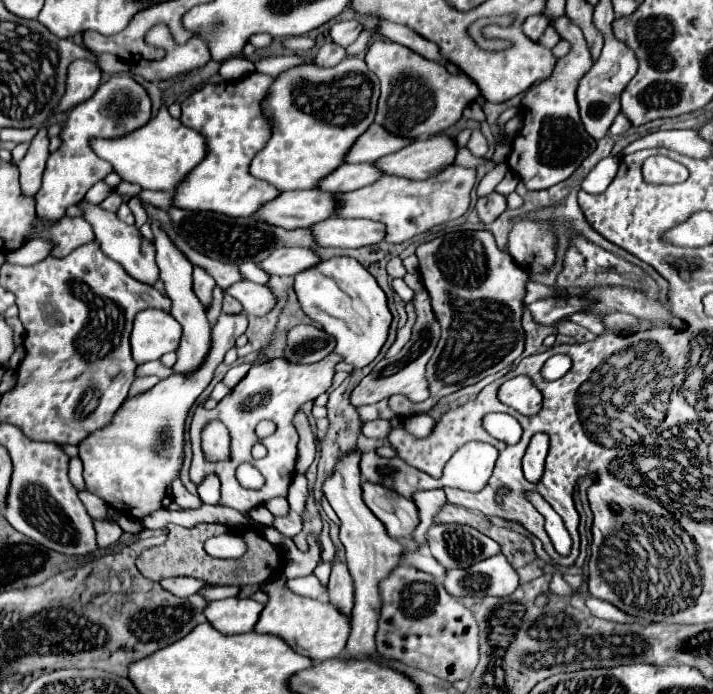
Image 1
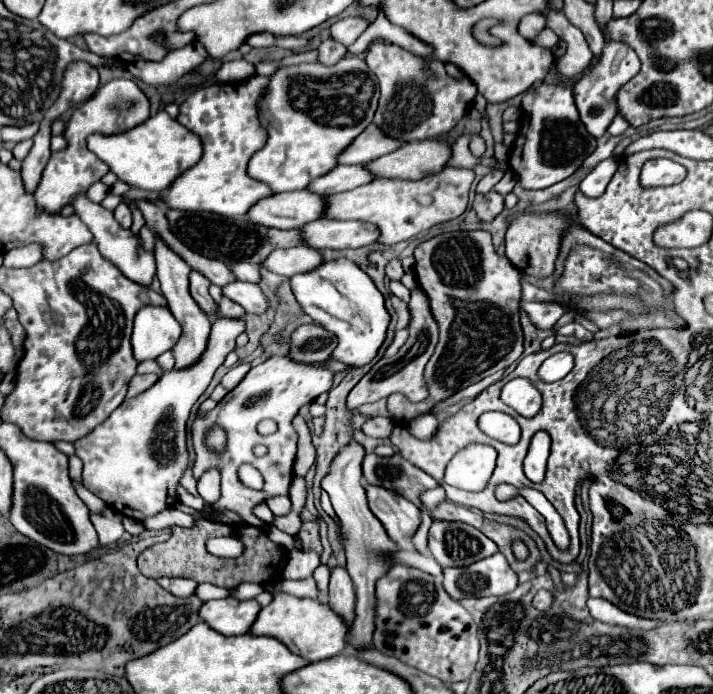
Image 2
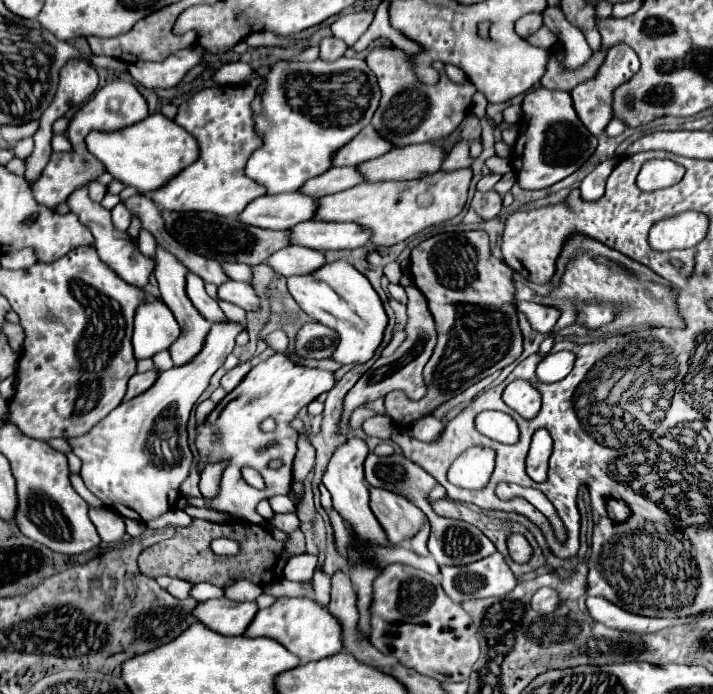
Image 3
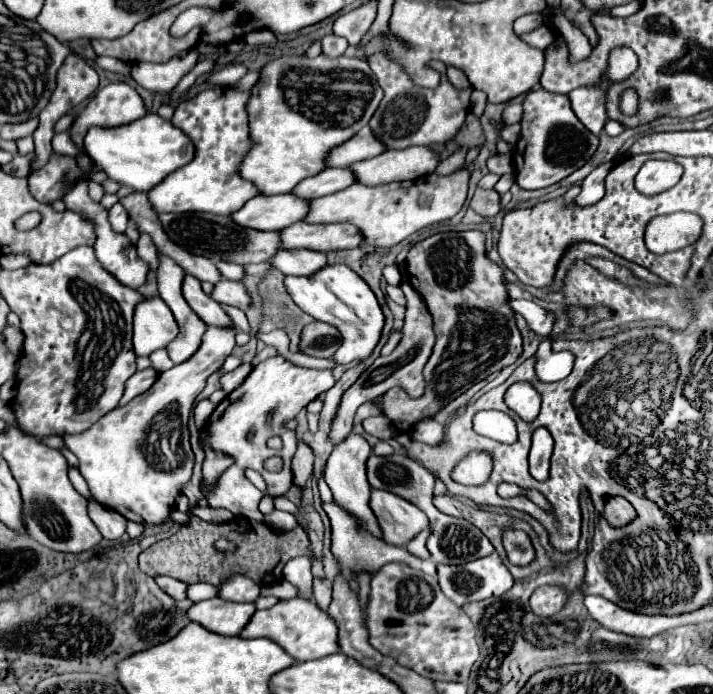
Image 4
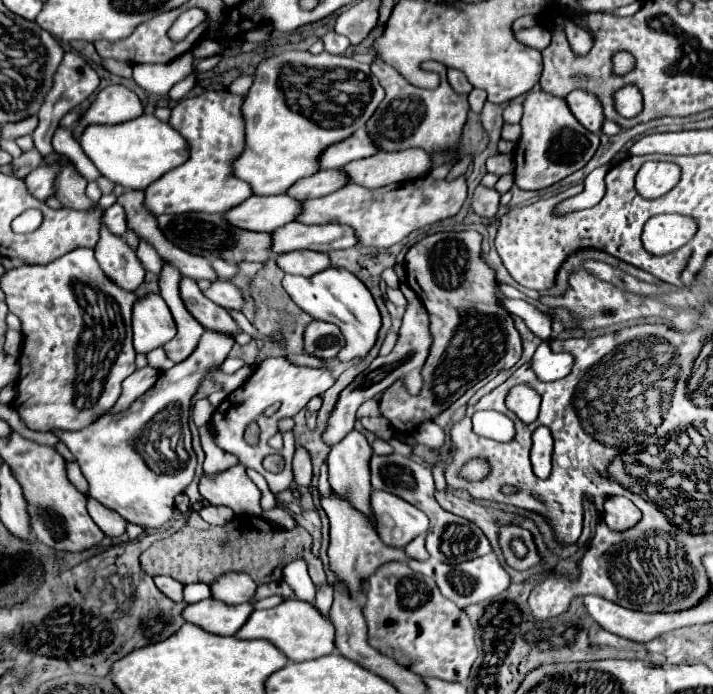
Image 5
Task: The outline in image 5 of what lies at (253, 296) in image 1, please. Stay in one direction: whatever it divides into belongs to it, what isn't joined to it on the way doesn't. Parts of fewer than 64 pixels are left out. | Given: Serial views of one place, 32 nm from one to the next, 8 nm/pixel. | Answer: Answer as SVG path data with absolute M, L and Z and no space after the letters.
M214 280L210 284L208 290L204 290L204 296L210 298L212 302L216 302L218 306L226 308L226 310L238 310L242 306L242 296L240 290L224 280Z

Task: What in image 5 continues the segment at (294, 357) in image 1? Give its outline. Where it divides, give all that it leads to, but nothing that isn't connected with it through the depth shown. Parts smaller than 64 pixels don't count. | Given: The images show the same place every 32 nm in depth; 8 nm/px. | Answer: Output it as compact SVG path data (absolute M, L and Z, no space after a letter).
M312 320L306 326L304 346L312 356L334 358L344 348L344 344L346 344L344 334L336 324L330 324L324 320Z

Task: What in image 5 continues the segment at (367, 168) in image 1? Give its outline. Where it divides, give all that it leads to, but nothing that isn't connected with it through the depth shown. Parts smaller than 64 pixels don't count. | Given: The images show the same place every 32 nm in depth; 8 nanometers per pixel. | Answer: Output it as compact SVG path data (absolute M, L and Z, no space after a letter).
M320 170L308 178L298 180L288 188L288 196L302 202L308 198L320 198L324 194L334 192L334 188L342 188L346 184L346 176L340 170Z

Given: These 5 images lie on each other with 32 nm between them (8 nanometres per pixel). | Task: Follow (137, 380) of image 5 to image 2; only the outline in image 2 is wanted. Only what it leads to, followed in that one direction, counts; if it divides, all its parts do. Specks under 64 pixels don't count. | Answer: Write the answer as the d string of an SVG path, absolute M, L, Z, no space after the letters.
M136 374L136 376L130 380L130 388L128 388L126 398L138 396L140 392L148 390L156 380L158 380L158 374Z

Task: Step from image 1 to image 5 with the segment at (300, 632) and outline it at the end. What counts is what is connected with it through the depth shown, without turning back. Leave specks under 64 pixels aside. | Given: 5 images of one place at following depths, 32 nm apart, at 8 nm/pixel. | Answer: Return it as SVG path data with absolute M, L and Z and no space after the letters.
M284 600L276 608L262 610L262 612L252 612L250 618L246 620L246 636L238 636L240 640L268 640L276 648L282 650L282 654L290 662L304 662L304 660L314 660L326 654L334 652L334 628L330 620L326 620L314 604L300 602L300 600Z

